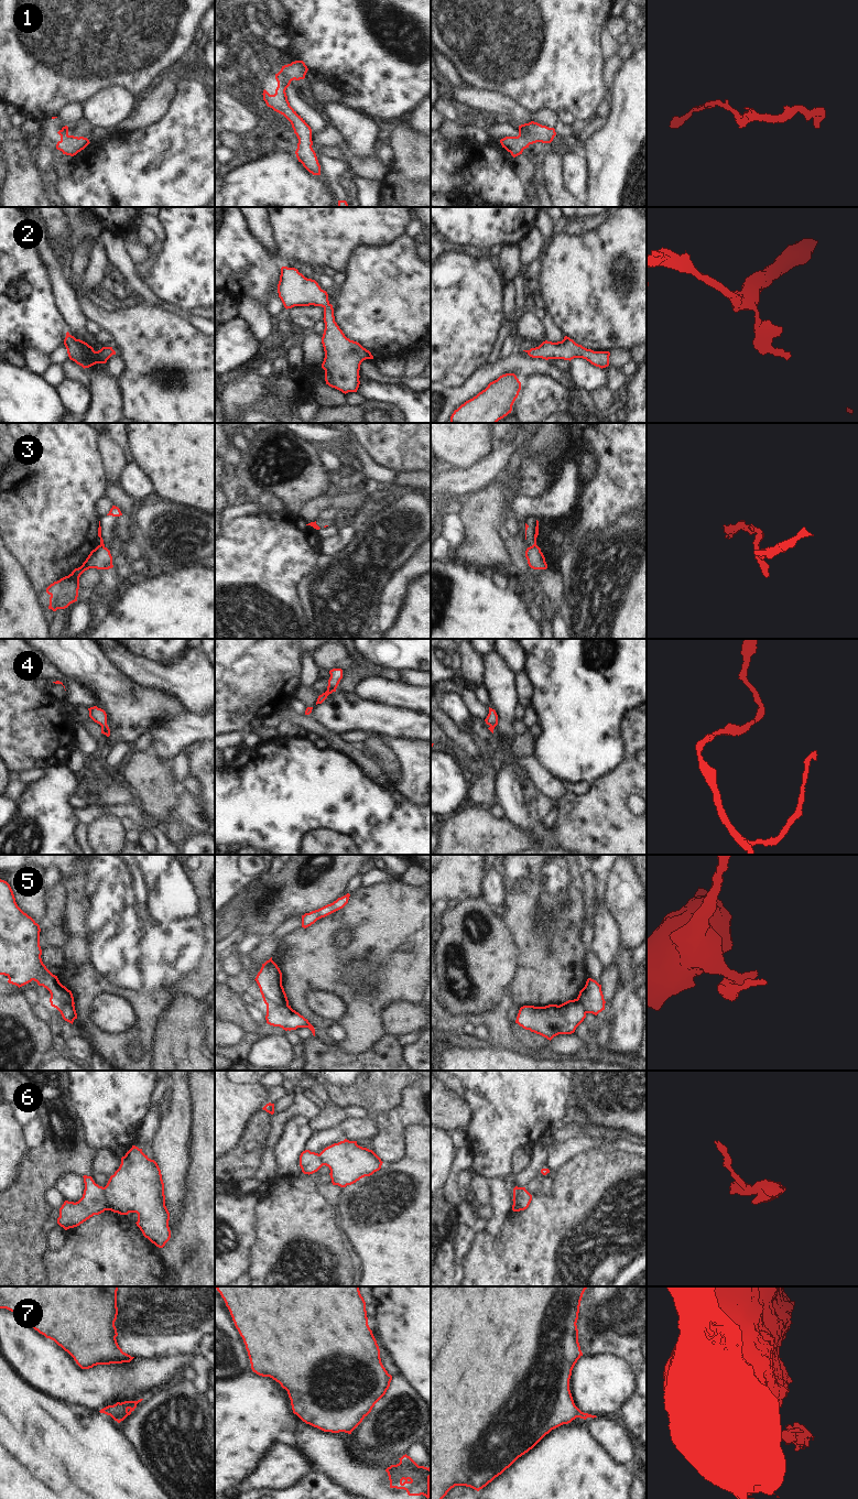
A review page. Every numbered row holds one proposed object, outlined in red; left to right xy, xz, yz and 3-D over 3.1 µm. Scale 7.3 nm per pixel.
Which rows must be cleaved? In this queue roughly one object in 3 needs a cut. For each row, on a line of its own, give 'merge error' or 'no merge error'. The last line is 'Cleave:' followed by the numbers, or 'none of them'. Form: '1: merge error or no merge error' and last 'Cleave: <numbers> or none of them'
1: no merge error
2: no merge error
3: merge error
4: no merge error
5: merge error
6: merge error
7: merge error
Cleave: 3, 5, 6, 7

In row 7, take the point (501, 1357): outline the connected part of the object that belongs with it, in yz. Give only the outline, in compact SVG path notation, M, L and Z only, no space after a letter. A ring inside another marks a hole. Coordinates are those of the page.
M431 1286L431 1499L443 1499L455 1486L466 1486L479 1491L509 1468L519 1457L532 1449L552 1430L563 1424L568 1424L578 1417L577 1406L574 1403L569 1390L569 1379L575 1364L583 1356L578 1343L576 1323L580 1301L587 1288L588 1286Z

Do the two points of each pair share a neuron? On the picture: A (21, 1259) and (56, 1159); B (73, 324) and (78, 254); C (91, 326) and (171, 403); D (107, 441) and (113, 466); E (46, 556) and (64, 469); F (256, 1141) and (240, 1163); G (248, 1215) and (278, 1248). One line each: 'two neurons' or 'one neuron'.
A: one neuron
B: two neurons
C: two neurons
D: one neuron
E: one neuron
F: one neuron
G: two neurons

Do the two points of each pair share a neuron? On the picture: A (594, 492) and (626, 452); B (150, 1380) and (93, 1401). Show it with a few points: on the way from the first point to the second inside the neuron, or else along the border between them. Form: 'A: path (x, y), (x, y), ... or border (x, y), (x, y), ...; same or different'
A: path (604, 482), (625, 462); same
B: path (136, 1380), (113, 1382), (107, 1387); same

